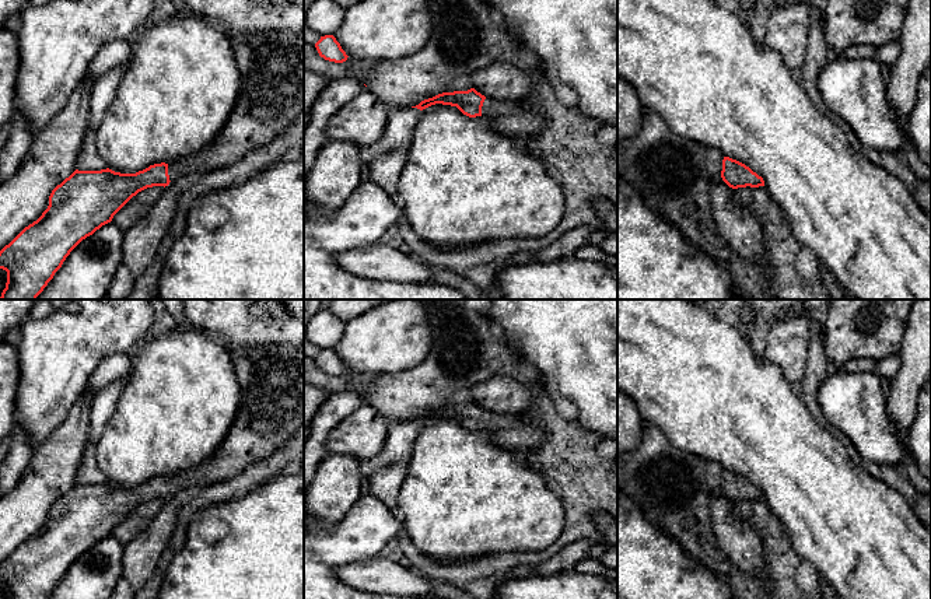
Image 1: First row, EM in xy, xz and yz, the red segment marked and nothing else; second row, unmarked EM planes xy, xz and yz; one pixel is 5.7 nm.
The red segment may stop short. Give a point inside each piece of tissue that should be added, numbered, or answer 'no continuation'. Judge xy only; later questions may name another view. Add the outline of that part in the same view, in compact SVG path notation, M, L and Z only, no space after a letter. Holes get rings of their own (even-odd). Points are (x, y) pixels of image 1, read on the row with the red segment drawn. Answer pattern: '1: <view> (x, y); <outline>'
1: xy (270, 97); M227 29L225 34L241 74L234 109L210 146L168 164L171 182L183 175L204 174L238 162L249 151L283 134L304 111L304 31L252 32L245 41L232 36Z

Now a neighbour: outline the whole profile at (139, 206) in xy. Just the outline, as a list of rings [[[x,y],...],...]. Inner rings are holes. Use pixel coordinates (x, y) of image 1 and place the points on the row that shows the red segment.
[[[153,186],[133,196],[112,218],[123,234],[146,217],[161,197],[164,186]]]

